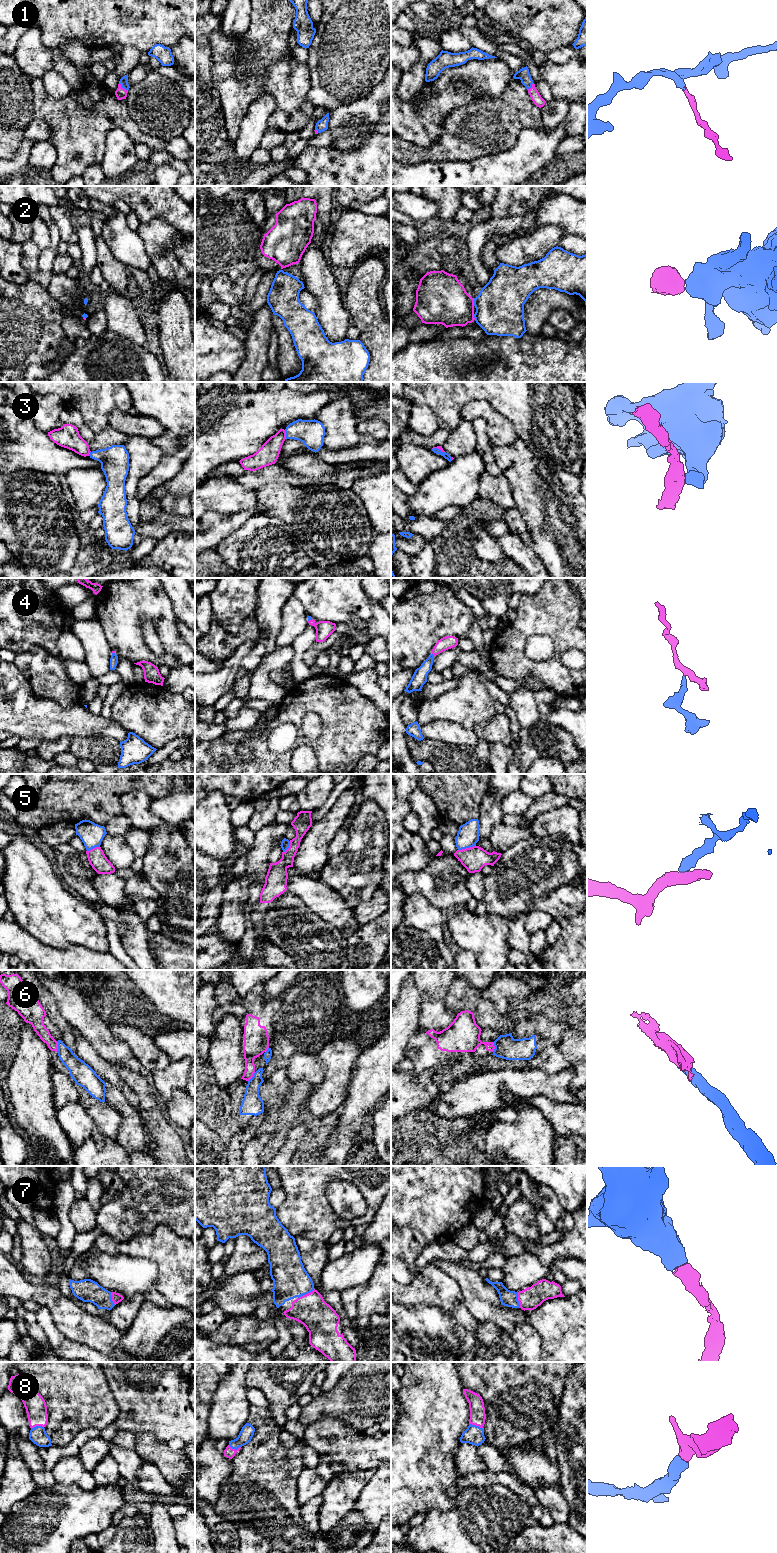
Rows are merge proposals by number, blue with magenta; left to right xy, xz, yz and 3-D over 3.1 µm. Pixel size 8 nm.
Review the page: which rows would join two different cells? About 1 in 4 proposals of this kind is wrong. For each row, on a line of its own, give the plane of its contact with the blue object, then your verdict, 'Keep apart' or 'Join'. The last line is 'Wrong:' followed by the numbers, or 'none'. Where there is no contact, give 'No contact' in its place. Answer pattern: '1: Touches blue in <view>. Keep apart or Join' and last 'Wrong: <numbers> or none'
1: Touches blue in xy. Join
2: Touches blue in yz. Keep apart
3: Touches blue in xz. Keep apart
4: Touches blue in xz. Join
5: Touches blue in yz. Keep apart
6: Touches blue in xy. Keep apart
7: Touches blue in xz. Join
8: Touches blue in yz. Join
Wrong: 2, 3, 5, 6

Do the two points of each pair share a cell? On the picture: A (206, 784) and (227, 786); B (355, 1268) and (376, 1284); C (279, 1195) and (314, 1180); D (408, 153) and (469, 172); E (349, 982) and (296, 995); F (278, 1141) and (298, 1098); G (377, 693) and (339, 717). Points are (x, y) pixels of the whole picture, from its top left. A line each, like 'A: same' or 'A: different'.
A: same
B: different
C: different
D: different
E: different
F: same
G: different

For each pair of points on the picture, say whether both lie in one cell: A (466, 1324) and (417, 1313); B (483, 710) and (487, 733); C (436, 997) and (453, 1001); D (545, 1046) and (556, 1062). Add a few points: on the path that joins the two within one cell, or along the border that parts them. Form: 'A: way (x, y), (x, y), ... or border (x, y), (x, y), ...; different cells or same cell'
A: border (436, 1306), (453, 1318), (460, 1344); different cells
B: border (497, 713), (487, 721), (478, 722), (472, 728); different cells
C: border (454, 980), (446, 995), (445, 1005), (457, 1013); different cells
D: way (546, 1050), (552, 1058); same cell

